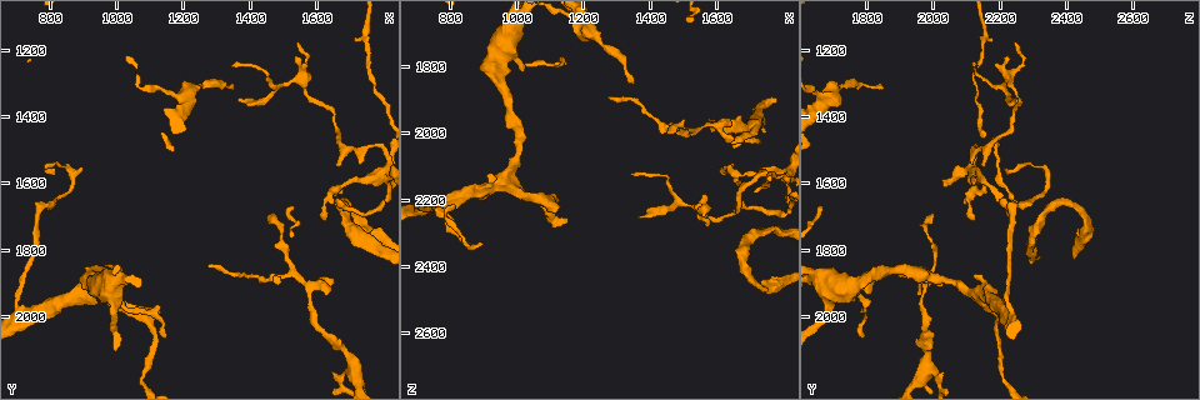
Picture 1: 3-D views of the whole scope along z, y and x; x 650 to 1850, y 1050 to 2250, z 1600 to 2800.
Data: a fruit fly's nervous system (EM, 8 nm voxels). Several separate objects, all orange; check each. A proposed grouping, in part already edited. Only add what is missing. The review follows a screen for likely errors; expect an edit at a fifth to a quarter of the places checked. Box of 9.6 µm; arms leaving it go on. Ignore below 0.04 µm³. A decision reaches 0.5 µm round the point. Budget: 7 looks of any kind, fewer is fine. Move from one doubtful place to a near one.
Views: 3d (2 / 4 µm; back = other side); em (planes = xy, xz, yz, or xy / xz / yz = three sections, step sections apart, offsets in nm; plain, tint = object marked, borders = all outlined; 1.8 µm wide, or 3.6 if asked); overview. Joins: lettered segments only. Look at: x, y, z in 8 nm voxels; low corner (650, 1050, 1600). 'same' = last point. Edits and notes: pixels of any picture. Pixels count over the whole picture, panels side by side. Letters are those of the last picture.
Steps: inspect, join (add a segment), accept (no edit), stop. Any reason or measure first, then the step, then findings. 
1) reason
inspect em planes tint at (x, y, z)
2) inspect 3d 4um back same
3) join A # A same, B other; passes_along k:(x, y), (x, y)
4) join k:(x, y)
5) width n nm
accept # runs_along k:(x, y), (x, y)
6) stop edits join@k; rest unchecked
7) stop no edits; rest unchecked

sharp bend
inspect 3d 2um back at (1550, 1300, 2230)

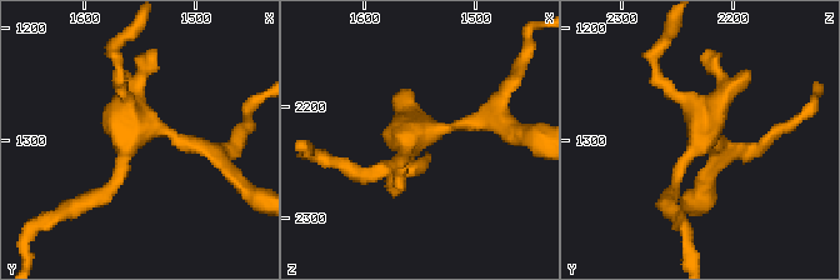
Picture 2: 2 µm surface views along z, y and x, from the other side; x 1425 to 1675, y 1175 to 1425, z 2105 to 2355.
need the tissue
inspect em xy step 8 tint at (1552, 1292, 2226)

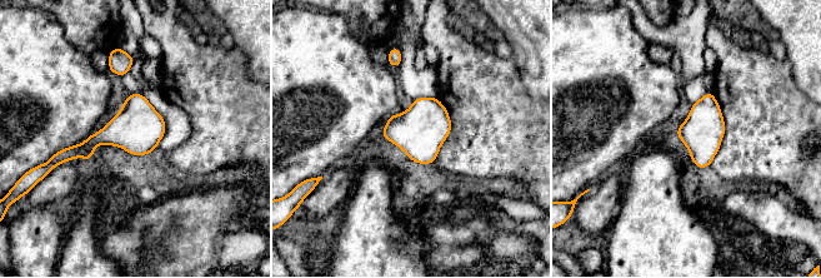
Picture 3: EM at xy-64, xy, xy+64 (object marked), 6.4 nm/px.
another direction
inspect em planes borders same

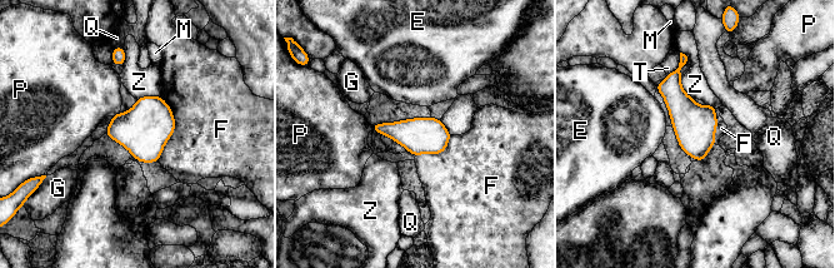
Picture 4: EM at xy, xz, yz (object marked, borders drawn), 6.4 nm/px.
width 240 nm
accept # E other, F other, G other, M other, P other, Q other, T other, Z other; no lettered segment goes on from it

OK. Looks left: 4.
sharp bend
inspect em planes borders at (1780, 1490, 2140)

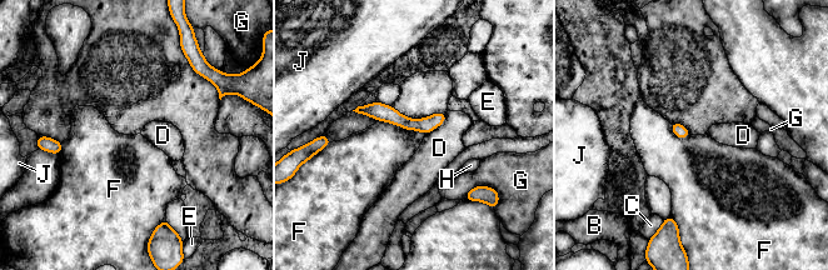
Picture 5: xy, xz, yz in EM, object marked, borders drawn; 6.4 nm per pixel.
width 90 nm
accept # B other, C other, D other, E other, F other, G other, H other, J other; runs_along 5:(360, 109), (407, 124), (443, 115); no lettered segment goes on from it

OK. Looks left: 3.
inspect em planes borders at (1630, 1700, 2120)

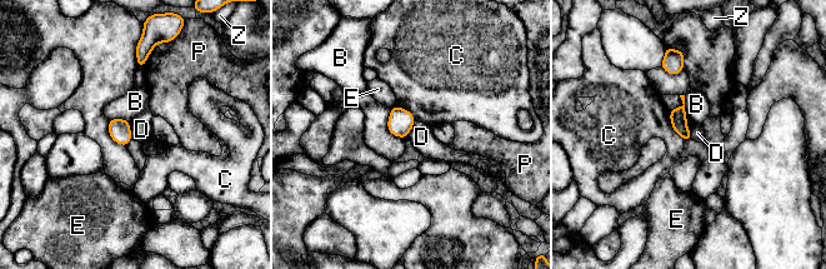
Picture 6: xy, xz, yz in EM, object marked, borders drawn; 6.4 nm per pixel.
width 110 nm
accept # B other, C other, D other, E other, P other, Z other; border 6:(686, 116), (686, 124), (692, 139); none of them fits

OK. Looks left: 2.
stop no edits; rest unchecked

